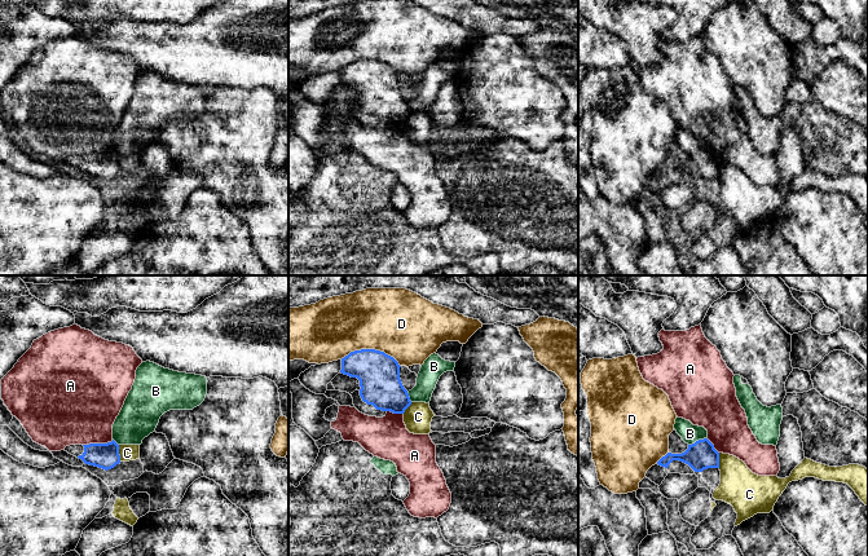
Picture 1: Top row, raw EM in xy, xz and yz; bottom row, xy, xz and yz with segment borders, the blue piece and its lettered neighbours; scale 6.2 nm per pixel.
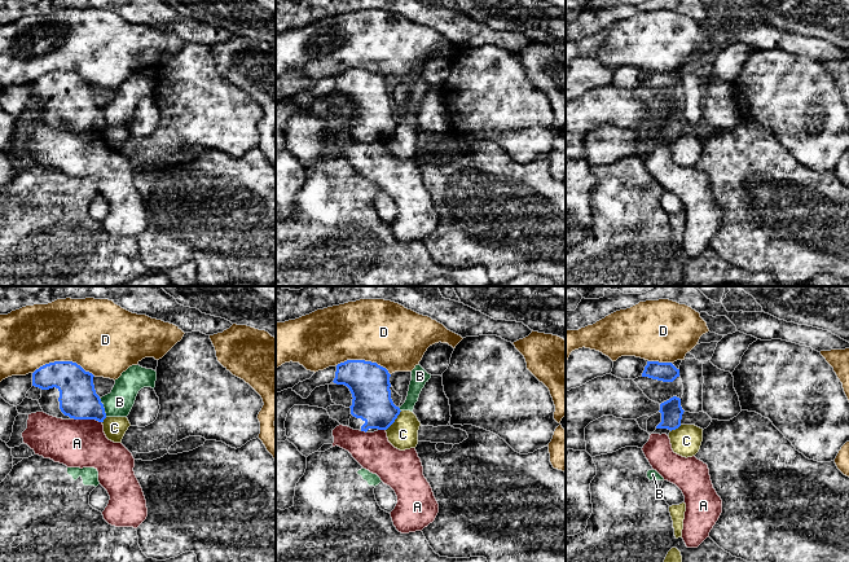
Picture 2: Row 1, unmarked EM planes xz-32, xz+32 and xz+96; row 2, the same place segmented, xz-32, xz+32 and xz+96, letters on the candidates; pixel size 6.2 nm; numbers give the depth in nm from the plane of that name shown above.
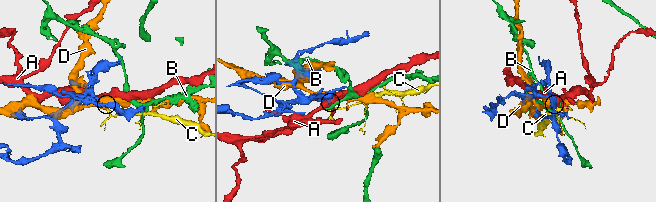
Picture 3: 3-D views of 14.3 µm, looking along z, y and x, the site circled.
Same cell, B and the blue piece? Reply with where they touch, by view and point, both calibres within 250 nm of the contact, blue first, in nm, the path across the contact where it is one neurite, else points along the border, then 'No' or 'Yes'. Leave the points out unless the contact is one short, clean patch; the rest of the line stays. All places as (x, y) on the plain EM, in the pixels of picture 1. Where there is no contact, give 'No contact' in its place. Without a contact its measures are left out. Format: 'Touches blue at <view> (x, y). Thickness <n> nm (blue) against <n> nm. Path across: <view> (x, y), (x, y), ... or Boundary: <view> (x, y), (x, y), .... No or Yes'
Touches blue at yz (699, 150). Thickness 180 nm (blue) against 120 nm. Boundary: yz (706, 148), (688, 155). No

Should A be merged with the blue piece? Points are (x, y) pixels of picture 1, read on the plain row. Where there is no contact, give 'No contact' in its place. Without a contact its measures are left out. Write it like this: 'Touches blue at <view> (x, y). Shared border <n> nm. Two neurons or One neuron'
Touches blue at xy (97, 154). Shared border 190 nm. Two neurons

